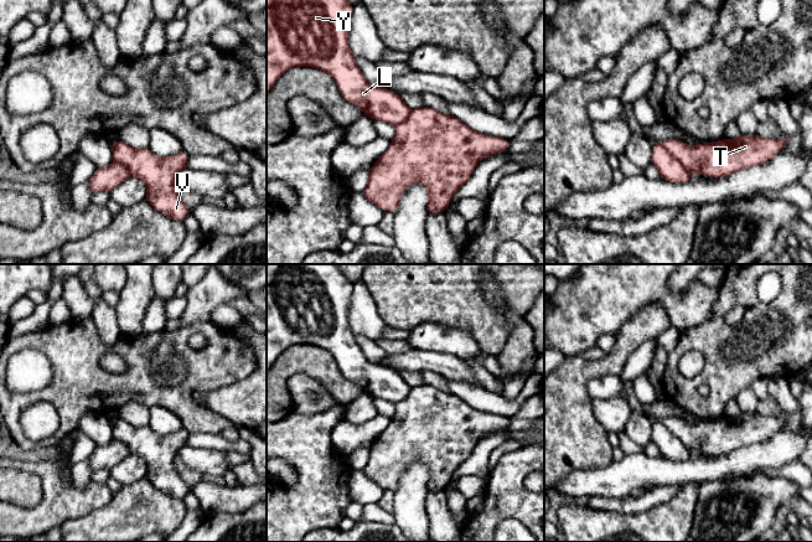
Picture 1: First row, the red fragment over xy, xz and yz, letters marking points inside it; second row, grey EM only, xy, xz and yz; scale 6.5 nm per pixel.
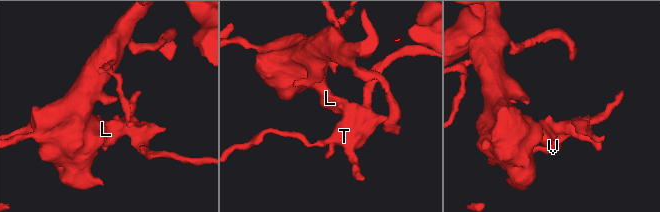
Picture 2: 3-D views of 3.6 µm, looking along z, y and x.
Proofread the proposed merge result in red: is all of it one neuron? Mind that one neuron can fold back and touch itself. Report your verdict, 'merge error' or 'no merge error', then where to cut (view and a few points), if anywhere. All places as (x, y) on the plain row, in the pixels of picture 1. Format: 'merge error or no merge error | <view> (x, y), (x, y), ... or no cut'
merge error | yz (662, 422), (691, 453)

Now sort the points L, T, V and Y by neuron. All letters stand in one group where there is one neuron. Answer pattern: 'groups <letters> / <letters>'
groups L Y / T V

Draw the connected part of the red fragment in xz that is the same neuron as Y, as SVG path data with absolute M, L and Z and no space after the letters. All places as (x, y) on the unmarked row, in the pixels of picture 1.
M267 264L267 372L288 347L317 346L330 352L343 377L361 386L364 393L395 404L408 396L410 387L394 368L369 362L356 344L348 322L352 293L353 282L336 264Z

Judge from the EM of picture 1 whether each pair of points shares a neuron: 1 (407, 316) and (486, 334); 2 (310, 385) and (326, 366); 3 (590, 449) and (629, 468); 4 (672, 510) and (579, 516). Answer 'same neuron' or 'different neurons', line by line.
1: same neuron
2: different neurons
3: different neurons
4: same neuron

